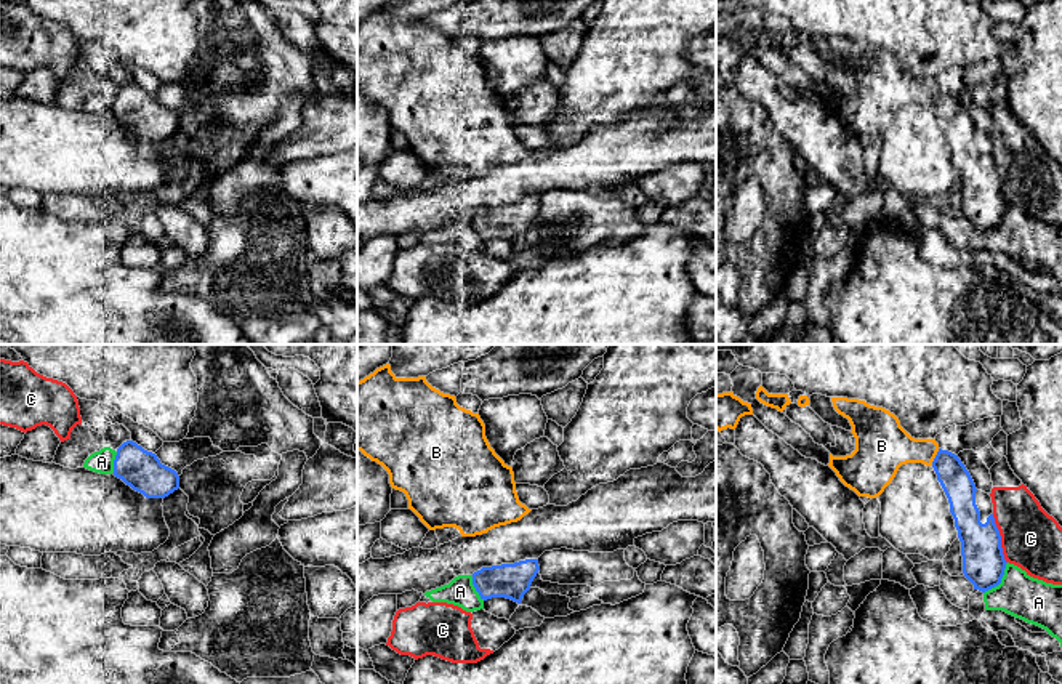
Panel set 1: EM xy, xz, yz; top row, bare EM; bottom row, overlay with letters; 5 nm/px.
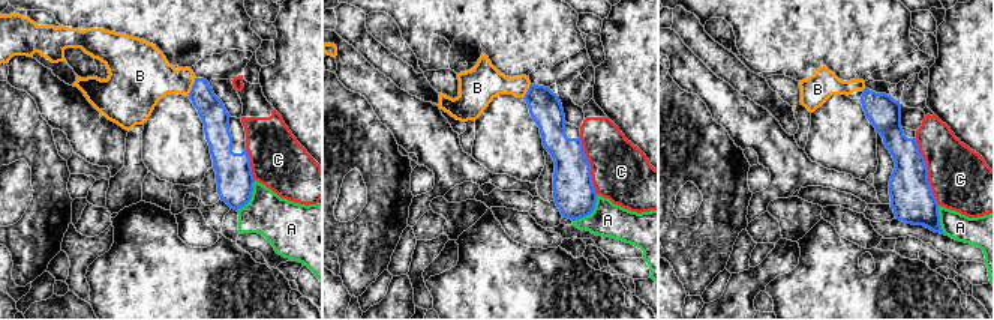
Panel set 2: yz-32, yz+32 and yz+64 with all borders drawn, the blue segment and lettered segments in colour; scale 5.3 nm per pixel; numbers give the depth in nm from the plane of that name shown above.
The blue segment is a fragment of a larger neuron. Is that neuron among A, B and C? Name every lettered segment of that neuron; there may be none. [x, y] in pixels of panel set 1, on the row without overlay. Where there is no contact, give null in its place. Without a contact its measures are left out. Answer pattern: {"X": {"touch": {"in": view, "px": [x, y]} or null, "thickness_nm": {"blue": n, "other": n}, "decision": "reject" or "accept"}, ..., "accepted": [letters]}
{"A": {"touch": {"in": "yz", "px": [1000, 221]}, "thickness_nm": {"blue": 220, "other": 220}, "decision": "reject"}, "B": {"touch": {"in": "yz", "px": [936, 98]}, "thickness_nm": {"blue": 160, "other": 240}, "decision": "accept"}, "C": {"touch": {"in": "yz", "px": [1000, 180]}, "thickness_nm": {"blue": 220, "other": 300}, "decision": "reject"}, "accepted": ["B"]}

